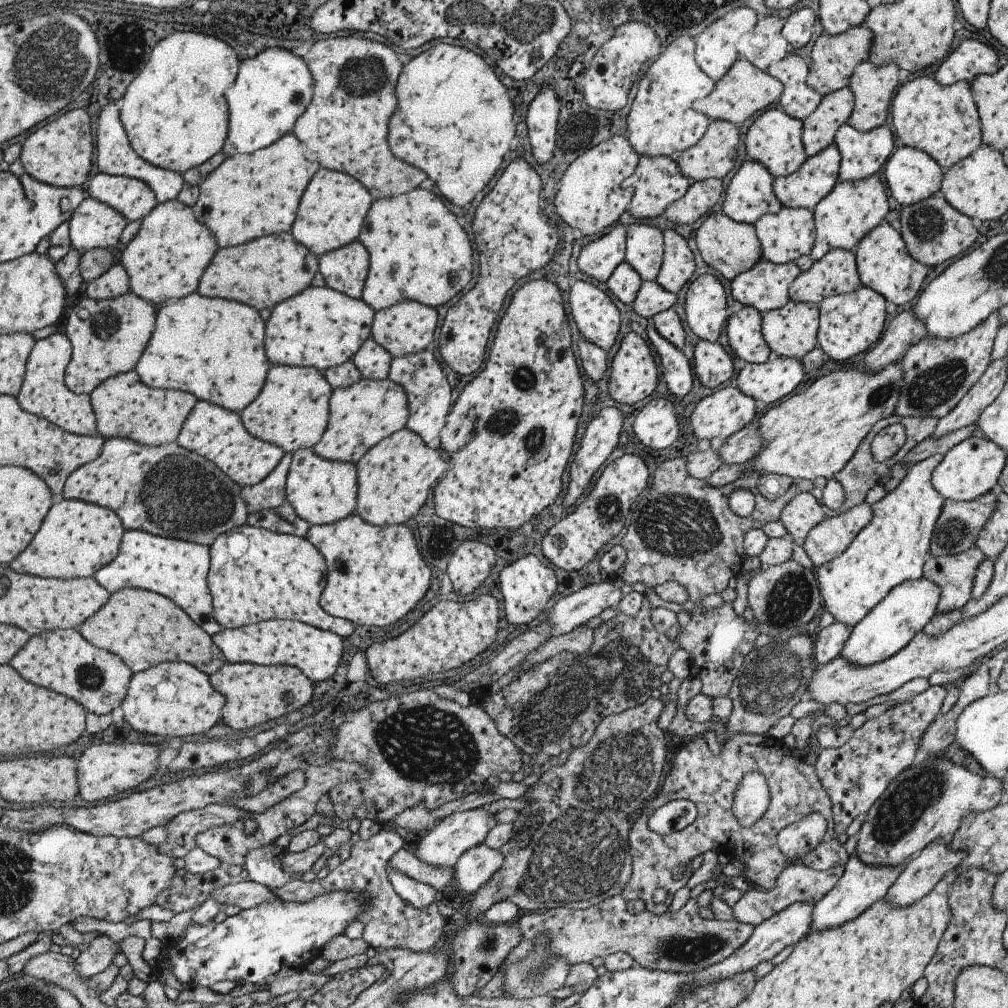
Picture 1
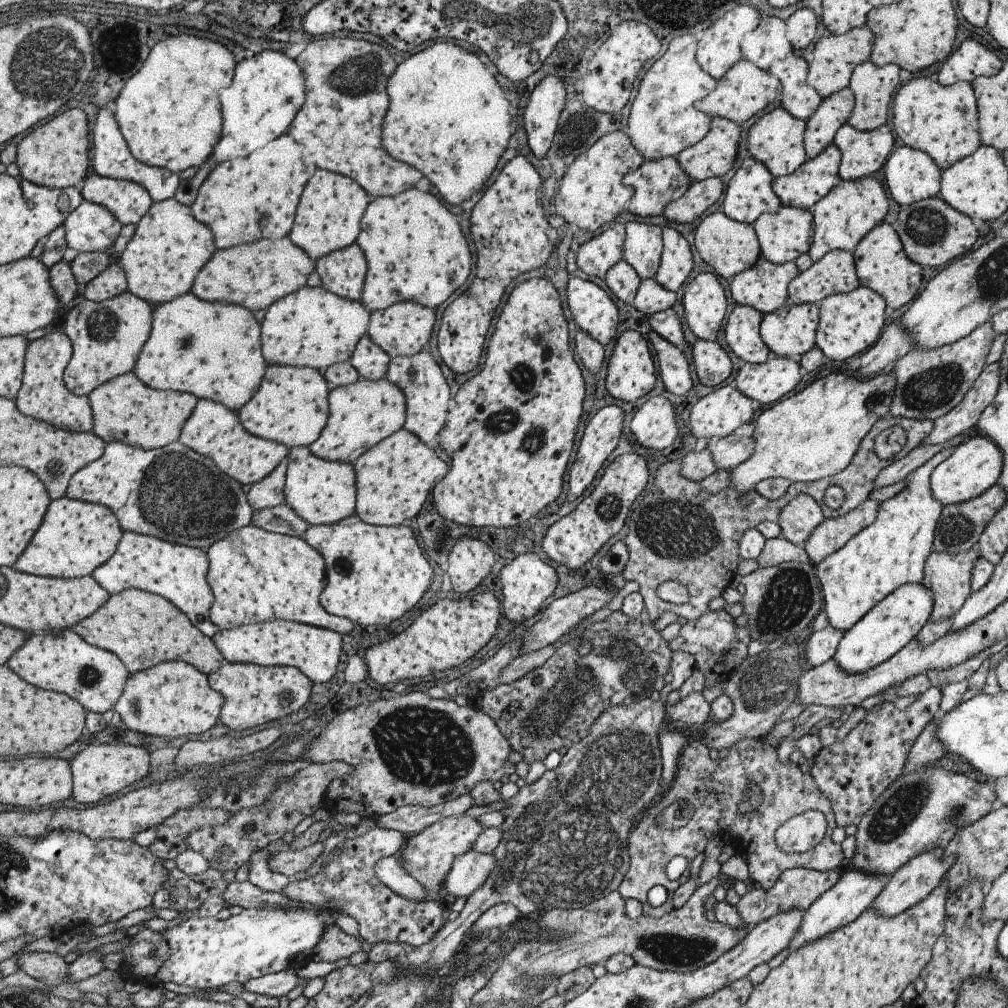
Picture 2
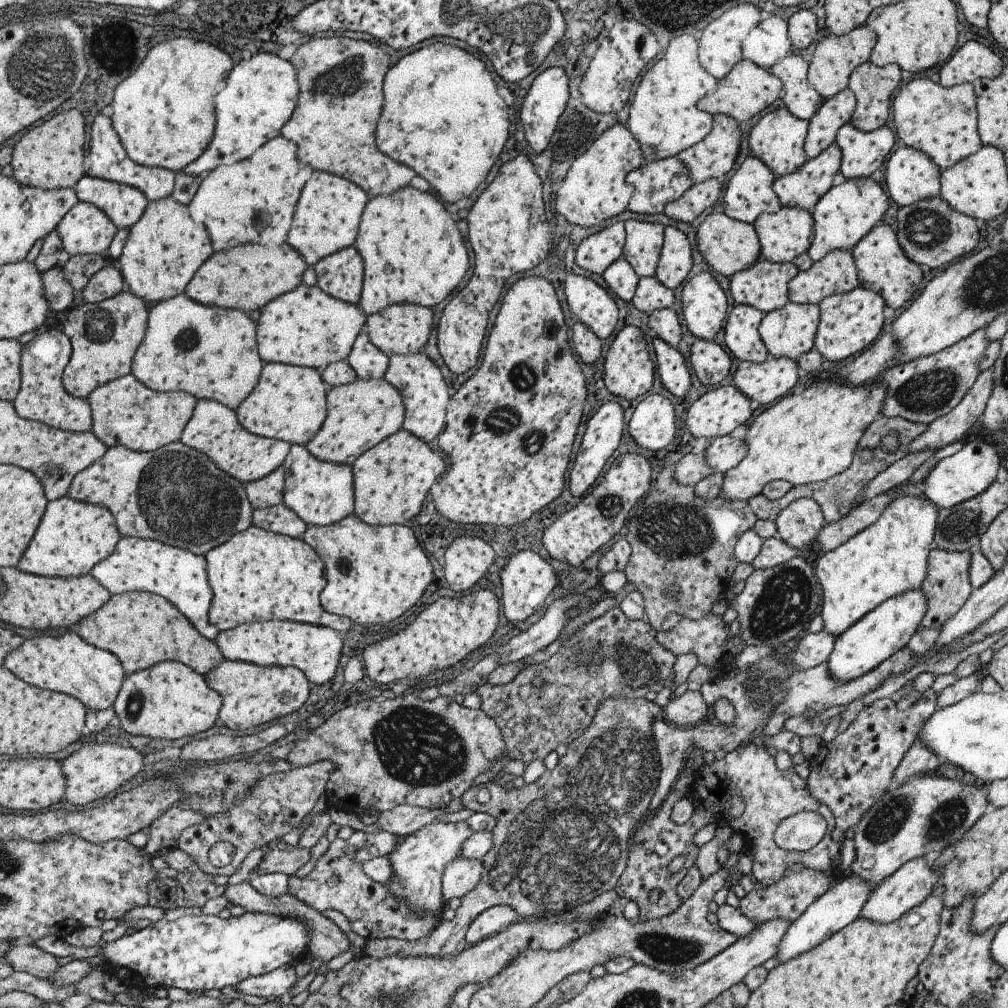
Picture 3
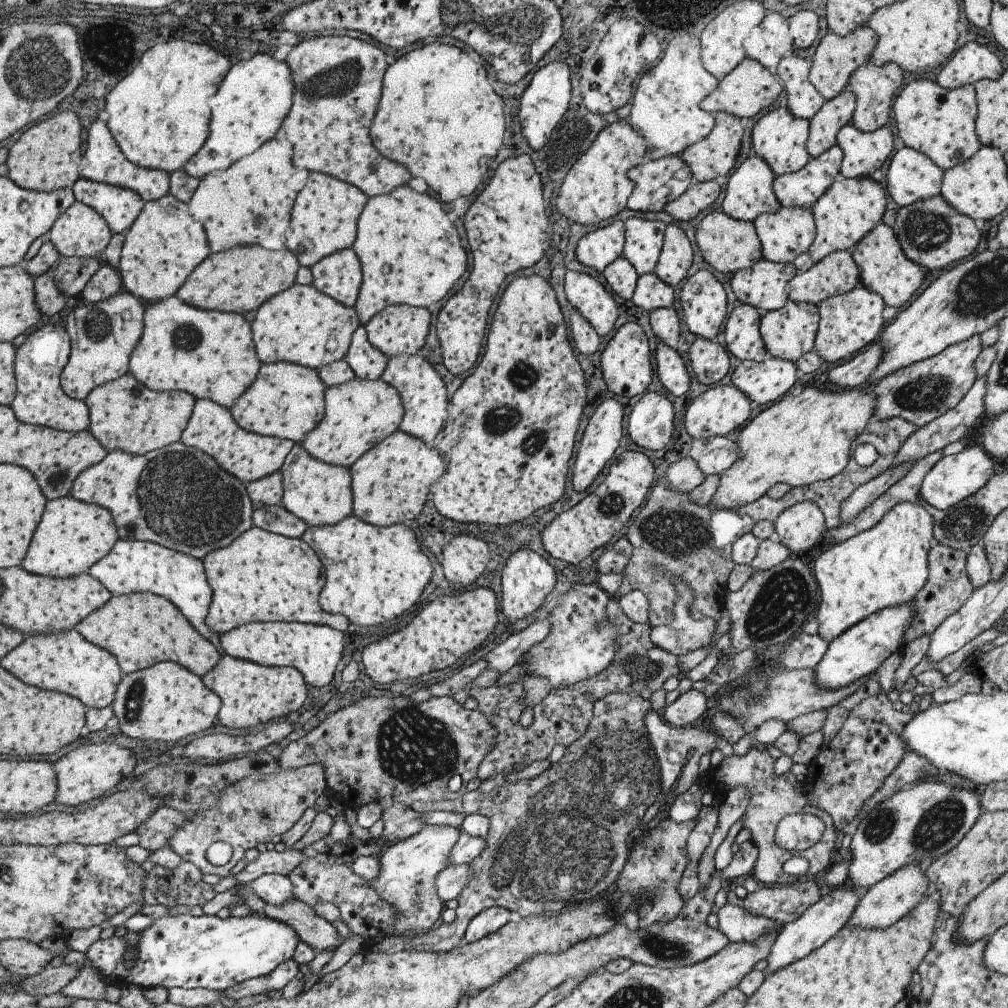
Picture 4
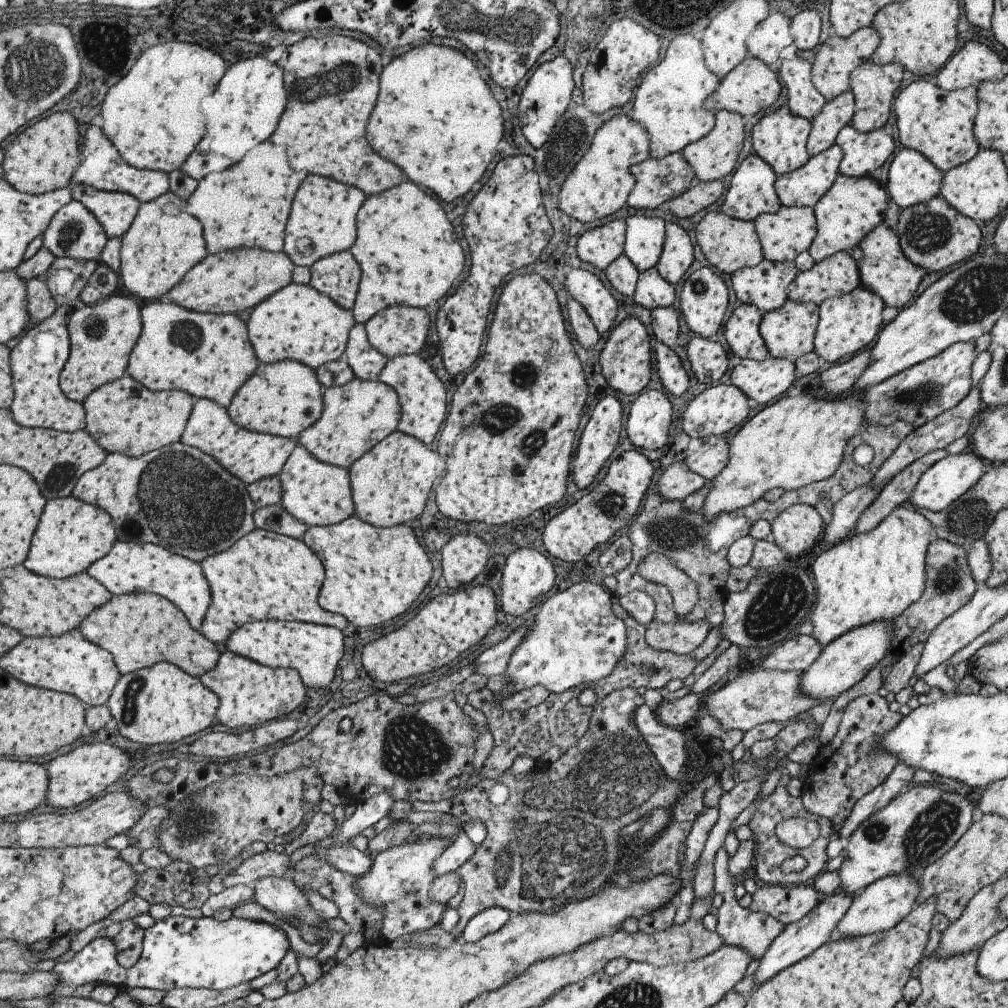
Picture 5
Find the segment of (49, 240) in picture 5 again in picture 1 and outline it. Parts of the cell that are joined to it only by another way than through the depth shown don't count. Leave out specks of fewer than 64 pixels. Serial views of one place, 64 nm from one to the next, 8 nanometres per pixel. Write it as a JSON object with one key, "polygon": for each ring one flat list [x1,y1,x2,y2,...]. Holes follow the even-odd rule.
{"polygon":[[86,196,68,222,71,246,83,253,95,248,114,248,129,220,108,204]]}

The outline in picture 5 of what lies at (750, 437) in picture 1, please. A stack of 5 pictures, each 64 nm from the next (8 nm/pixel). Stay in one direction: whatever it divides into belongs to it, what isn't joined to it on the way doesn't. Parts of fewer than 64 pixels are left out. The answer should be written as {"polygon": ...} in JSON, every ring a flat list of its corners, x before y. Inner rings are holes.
{"polygon":[[704,441,698,451,688,452,687,455,682,456,682,460,696,474,703,476,705,479,712,480,728,464,729,442,710,443]]}

